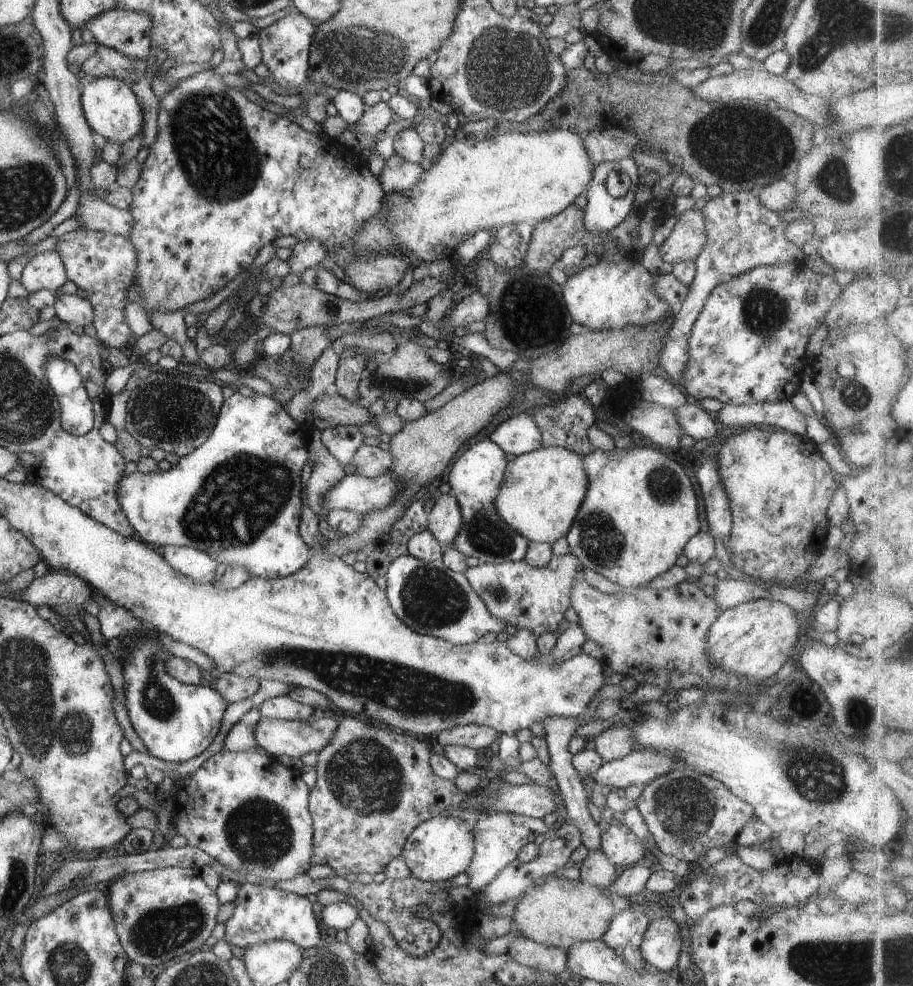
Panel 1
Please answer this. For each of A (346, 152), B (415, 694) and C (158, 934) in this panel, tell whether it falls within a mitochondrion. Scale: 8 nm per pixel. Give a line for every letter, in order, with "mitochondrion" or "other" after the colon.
A: other
B: mitochondrion
C: mitochondrion

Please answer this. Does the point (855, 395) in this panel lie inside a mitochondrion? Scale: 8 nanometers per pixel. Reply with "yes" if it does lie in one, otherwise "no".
yes

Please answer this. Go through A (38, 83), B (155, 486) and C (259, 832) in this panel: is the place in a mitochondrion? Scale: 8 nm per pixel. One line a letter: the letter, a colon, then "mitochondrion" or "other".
A: other
B: other
C: mitochondrion

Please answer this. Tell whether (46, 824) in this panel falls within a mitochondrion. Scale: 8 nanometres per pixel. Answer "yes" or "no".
no

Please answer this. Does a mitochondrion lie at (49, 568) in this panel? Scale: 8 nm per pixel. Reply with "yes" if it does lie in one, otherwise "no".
no

